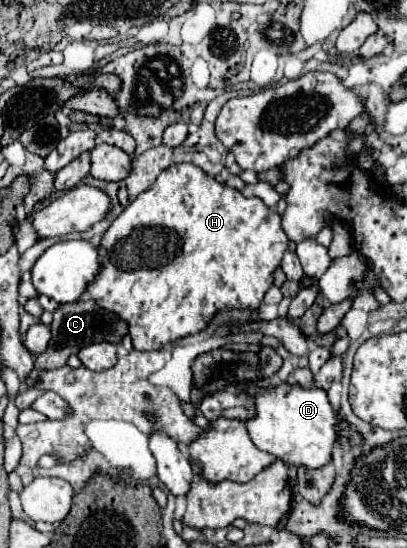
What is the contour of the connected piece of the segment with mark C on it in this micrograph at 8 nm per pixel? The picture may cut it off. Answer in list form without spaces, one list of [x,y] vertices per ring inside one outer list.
[[[83,298],[75,304],[61,304],[57,308],[57,312],[53,314],[53,324],[49,326],[51,330],[51,340],[49,346],[43,354],[39,354],[35,358],[35,372],[31,372],[31,378],[27,380],[27,384],[31,386],[37,378],[37,370],[45,368],[45,370],[55,370],[67,364],[67,358],[71,354],[77,354],[81,348],[85,348],[87,344],[93,342],[111,342],[111,344],[119,344],[121,338],[125,334],[129,334],[129,324],[125,320],[121,320],[117,314],[103,310],[95,300],[91,298]]]

